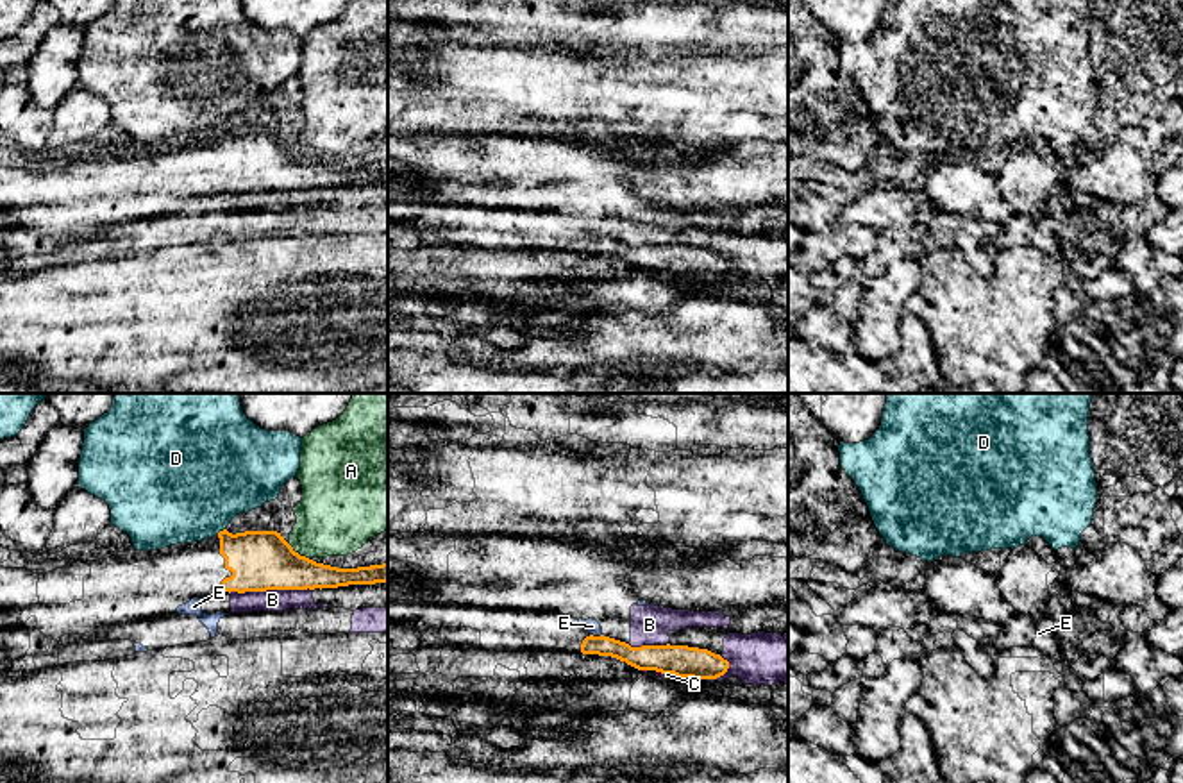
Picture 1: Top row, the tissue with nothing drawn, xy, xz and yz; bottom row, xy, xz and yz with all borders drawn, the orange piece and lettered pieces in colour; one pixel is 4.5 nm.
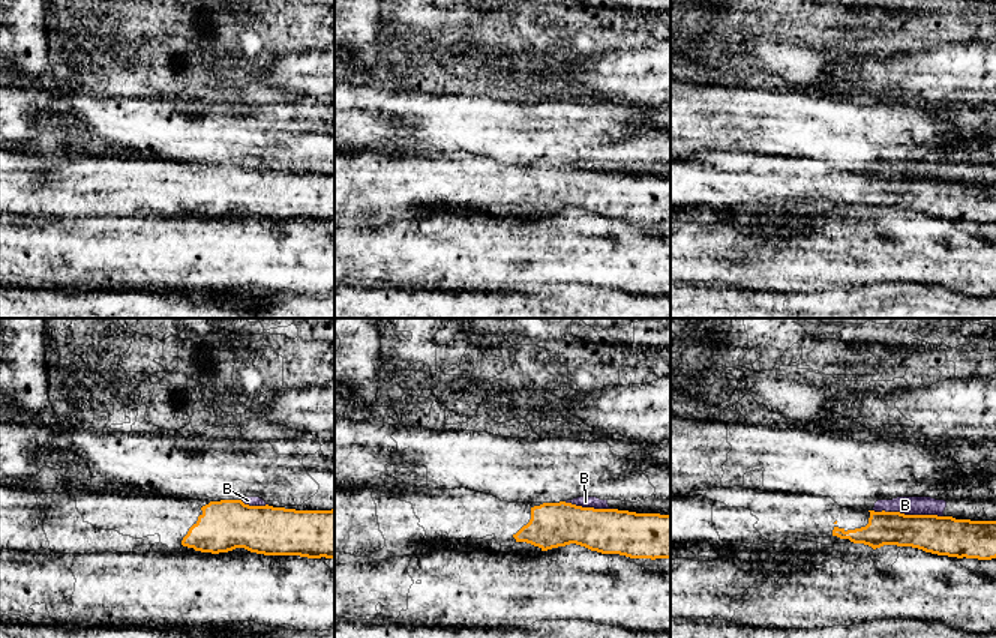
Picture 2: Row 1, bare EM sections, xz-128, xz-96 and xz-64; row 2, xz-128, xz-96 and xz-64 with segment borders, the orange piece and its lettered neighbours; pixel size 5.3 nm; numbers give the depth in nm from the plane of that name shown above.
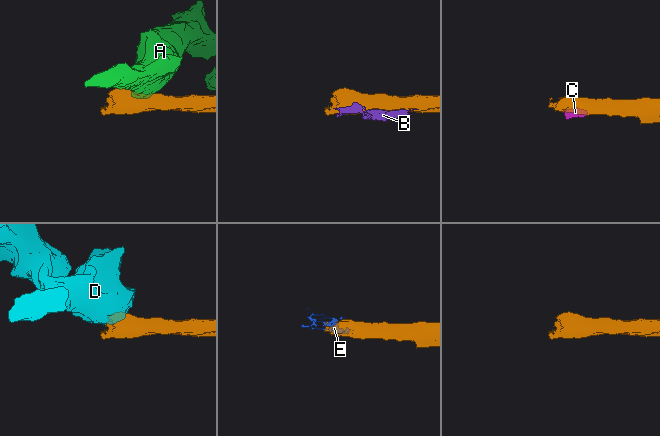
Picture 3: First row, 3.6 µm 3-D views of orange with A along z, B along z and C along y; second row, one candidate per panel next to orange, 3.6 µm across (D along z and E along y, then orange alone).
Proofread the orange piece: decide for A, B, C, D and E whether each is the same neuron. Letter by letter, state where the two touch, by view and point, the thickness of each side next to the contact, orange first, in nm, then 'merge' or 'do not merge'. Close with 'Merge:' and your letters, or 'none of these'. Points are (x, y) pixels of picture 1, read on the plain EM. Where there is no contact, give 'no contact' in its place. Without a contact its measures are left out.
A: meets orange in xy at (297, 152); 280 nm thick on the orange side, 360 nm on the other; do not merge
B: meets orange in xy at (270, 188); 280 nm thick on the orange side, 100 nm on the other; do not merge
C: meets orange in xz at (667, 272); 140 nm thick on the orange side, 20 nm on the other; do not merge
D: meets orange in xy at (220, 131); 280 nm thick on the orange side, 500 nm on the other; do not merge
E: meets orange in xz at (595, 236); 110 nm thick on the orange side, 70 nm on the other; do not merge
Merge: none of these

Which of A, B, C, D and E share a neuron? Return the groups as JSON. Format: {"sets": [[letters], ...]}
{"sets": [["A"], ["B", "C", "E"], ["D"]]}

